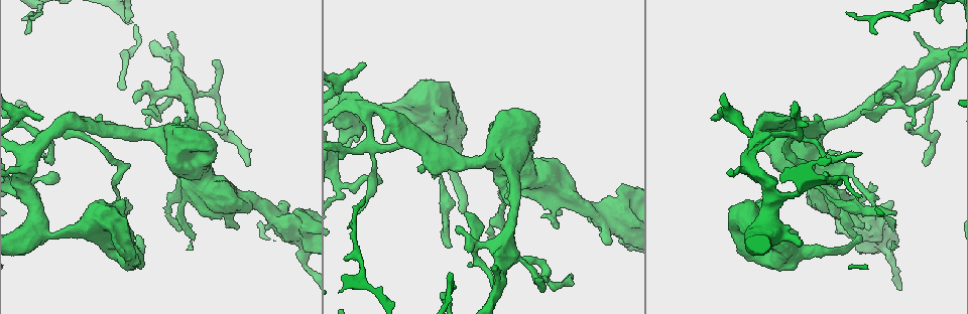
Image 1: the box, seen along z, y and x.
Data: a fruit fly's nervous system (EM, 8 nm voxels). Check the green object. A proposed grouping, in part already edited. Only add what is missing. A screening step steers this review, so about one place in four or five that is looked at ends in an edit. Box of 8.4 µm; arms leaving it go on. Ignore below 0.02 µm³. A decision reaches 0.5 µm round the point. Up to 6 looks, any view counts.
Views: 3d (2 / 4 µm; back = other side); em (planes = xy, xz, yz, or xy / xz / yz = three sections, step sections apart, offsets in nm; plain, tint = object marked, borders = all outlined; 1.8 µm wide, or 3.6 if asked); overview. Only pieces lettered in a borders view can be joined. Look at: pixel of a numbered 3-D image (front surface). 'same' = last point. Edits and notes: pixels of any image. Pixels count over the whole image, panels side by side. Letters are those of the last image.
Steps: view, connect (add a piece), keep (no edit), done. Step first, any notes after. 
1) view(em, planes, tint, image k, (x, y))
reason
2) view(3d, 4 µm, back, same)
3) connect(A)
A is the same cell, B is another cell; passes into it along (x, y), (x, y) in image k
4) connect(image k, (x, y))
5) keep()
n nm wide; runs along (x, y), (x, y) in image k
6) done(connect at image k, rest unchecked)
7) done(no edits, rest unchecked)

view(3d, 4 µm, image 1, (497, 182))
stops while still wide

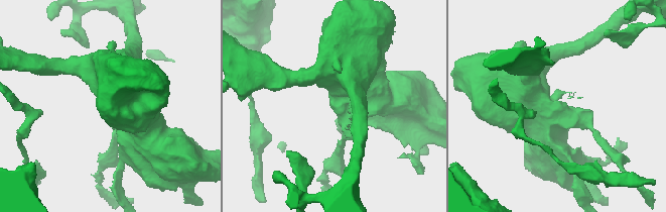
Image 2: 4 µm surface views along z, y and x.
view(em, 3.6 µm, planes, borders, image 2, (561, 104))

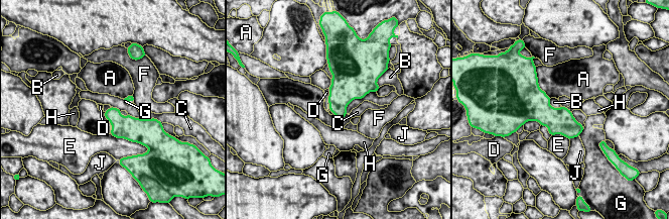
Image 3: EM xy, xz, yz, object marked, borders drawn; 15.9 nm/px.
keep()
240 nm wide; A, B, C, D, E, F, G, H and J are other cells; border along (128, 114), (147, 119) in image 3; no lettered piece goes on from it

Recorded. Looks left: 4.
view(3d, 2 µm, image 1, (712, 116))
free end

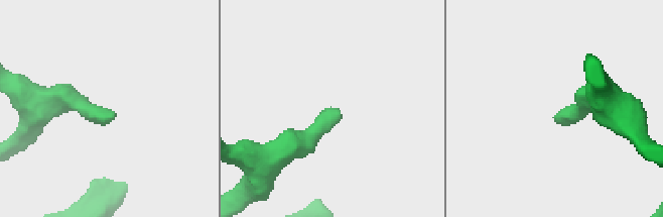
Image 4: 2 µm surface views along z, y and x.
view(em, planes, tint, image 4, (336, 109))
now the EM

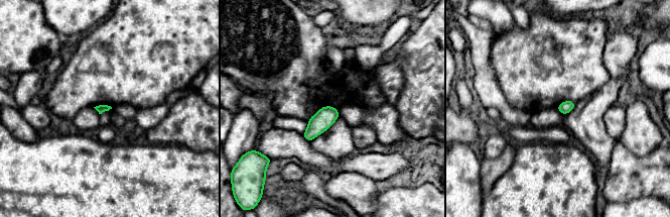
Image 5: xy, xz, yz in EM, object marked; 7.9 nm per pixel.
view(em, planes, borders, same)

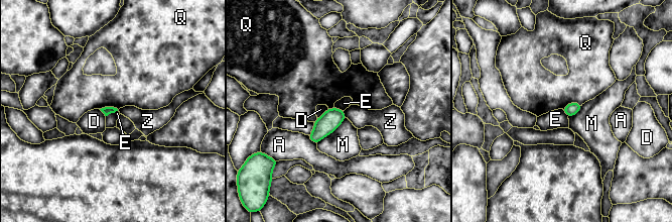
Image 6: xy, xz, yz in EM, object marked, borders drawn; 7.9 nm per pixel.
keep()
A, D, E, M, Q and Z are other cells; border along (118, 110), (106, 116) in image 6; no lettered piece goes on from it

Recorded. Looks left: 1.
done(no edits, rest unchecked)

